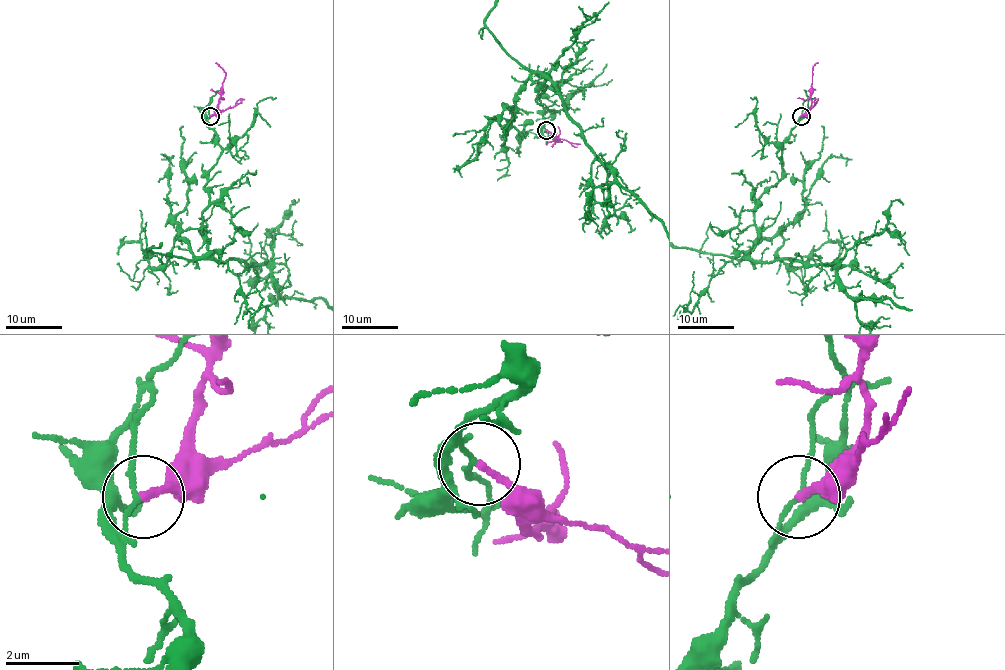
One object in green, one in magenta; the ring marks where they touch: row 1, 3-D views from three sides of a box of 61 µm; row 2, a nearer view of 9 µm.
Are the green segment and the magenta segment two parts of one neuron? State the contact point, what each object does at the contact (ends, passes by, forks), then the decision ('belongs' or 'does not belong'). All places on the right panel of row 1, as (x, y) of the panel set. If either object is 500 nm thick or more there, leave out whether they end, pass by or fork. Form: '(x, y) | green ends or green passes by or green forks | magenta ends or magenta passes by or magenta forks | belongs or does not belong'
(801, 116) | green passes by | magenta ends | does not belong

